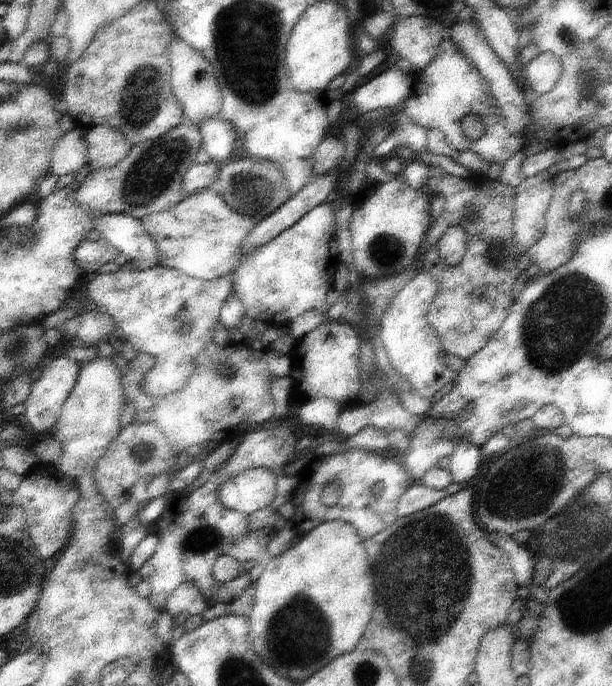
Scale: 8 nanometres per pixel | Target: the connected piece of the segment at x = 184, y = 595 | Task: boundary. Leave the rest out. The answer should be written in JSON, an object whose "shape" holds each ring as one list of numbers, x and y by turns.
{"shape":[[183,582,167,596,167,604,163,610,171,618,177,618,183,612,189,612,189,616,197,616,207,608,209,608,209,602,201,594,199,586,195,586,195,582]]}

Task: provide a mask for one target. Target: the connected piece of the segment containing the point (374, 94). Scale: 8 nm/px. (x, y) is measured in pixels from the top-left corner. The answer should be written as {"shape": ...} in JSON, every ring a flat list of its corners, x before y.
{"shape":[[391,66,385,72,379,72,365,84,361,84,357,90,353,90,351,104,353,114,361,116,363,112,375,110,375,108,387,108,387,110,399,110,403,102,413,92,413,76,405,76,399,72,397,66]]}

